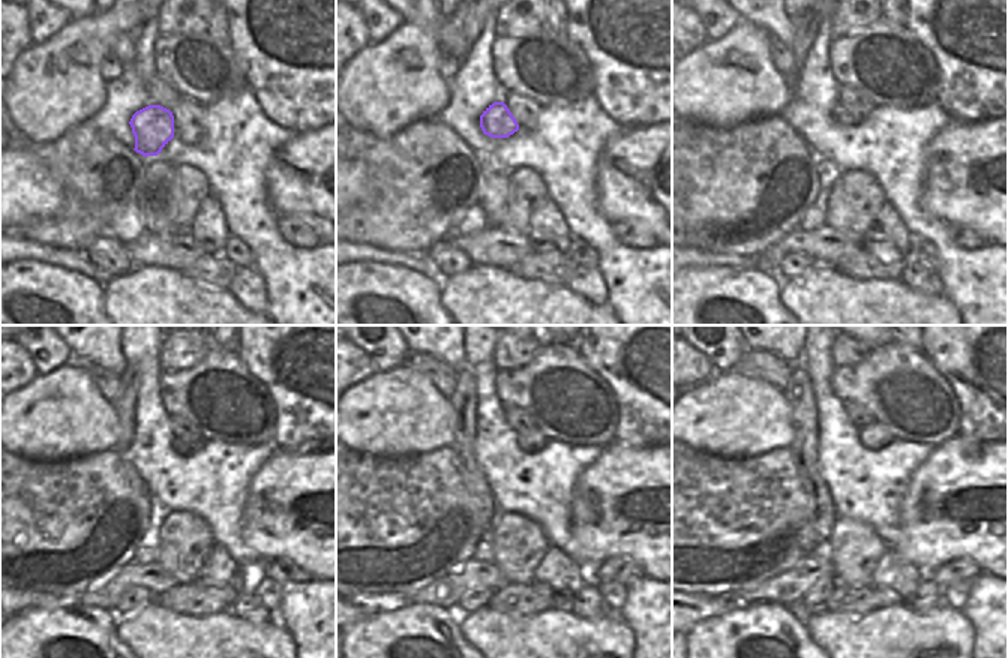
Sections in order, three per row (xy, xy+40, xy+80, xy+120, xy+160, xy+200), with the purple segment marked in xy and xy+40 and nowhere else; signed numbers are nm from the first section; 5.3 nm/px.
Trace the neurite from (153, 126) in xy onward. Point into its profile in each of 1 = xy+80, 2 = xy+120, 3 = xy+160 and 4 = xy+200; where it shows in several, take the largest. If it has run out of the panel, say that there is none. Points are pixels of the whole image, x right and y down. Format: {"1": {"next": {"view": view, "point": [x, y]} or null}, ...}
{"1": {"next": {"view": "xy+80", "point": [842, 116]}}, "2": {"next": {"view": "xy+120", "point": [180, 447]}}, "3": {"next": {"view": "xy+160", "point": [533, 441]}}, "4": {"next": {"view": "xy+200", "point": [873, 436]}}}

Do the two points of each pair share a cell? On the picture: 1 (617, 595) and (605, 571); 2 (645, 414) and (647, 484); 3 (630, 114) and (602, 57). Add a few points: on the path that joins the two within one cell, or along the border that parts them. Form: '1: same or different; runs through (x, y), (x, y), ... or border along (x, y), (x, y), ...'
1: different; border along (600, 580), (618, 580), (626, 585)
2: different; border along (615, 439), (629, 445), (656, 445)
3: same; runs through (630, 101), (630, 86), (615, 71)

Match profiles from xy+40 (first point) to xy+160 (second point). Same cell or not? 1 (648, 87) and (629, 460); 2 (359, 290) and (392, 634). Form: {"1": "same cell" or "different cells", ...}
{"1": "different cells", "2": "same cell"}

